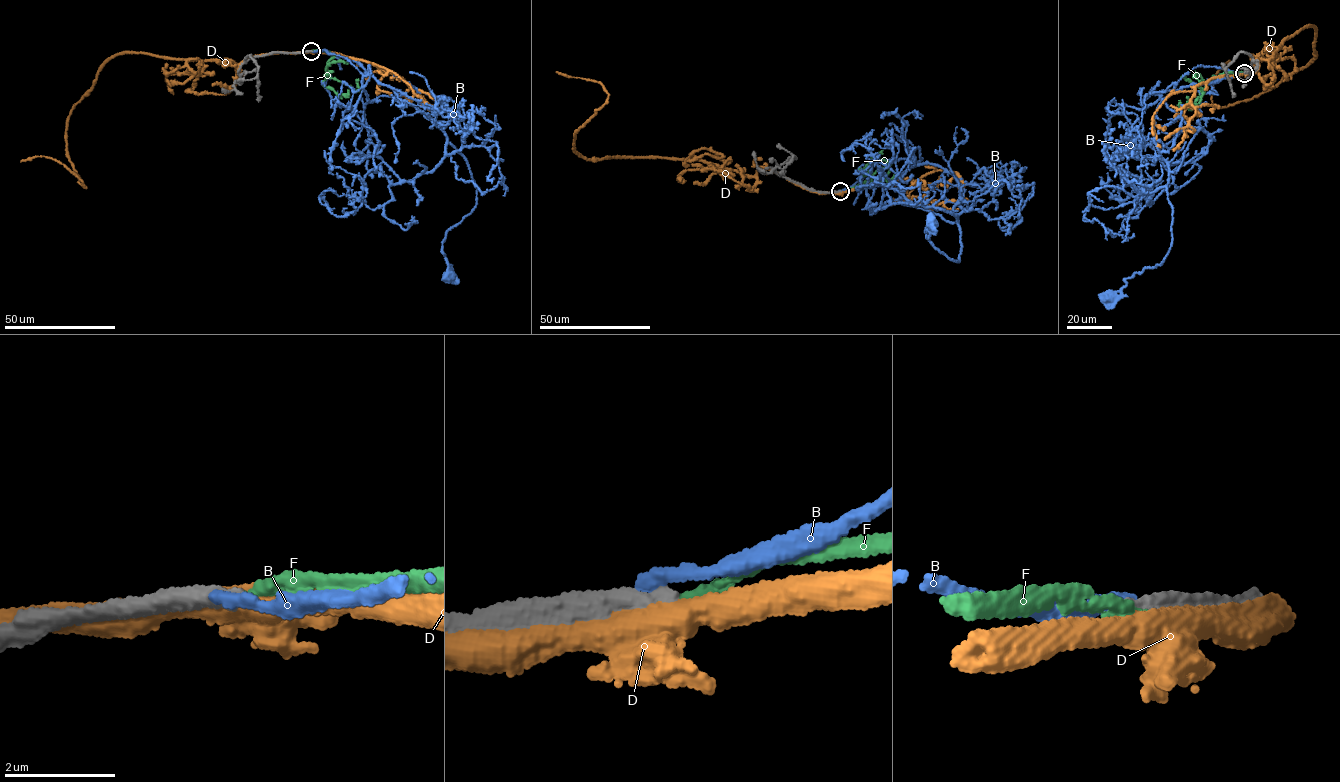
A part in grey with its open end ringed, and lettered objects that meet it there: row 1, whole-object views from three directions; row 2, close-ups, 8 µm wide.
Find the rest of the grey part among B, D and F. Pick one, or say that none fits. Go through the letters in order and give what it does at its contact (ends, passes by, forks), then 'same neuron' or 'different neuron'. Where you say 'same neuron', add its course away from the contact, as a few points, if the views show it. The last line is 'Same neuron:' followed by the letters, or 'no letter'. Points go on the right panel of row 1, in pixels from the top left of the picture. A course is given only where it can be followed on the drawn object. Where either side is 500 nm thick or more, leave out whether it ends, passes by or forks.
B: it ends; different neuron
D: it passes by; different neuron
F: it ends; different neuron
Same neuron: no letter

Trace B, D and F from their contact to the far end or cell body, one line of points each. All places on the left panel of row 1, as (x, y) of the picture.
B: (311, 51), (343, 56), (429, 108), (464, 156), (477, 199), (443, 241), (448, 276)
D: (309, 51), (235, 66), (116, 53), (66, 125), (68, 157), (84, 187), (50, 158), (20, 161)
F: (311, 51), (324, 50), (333, 55), (326, 69), (330, 77), (356, 90), (358, 78)

